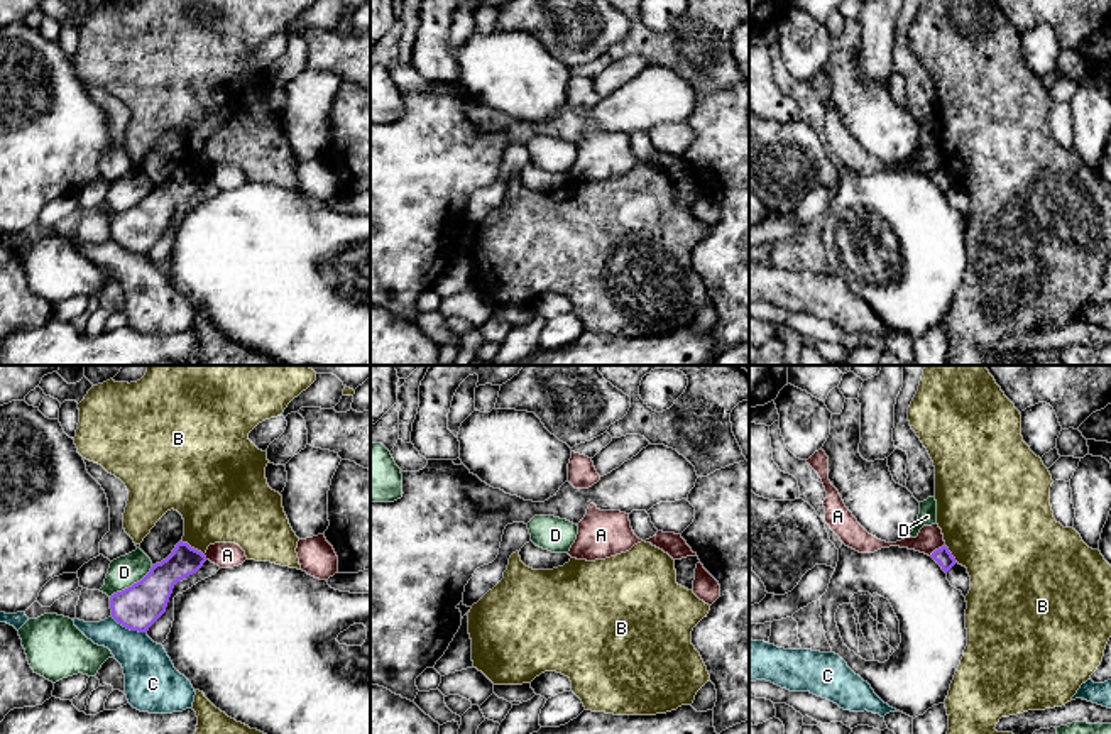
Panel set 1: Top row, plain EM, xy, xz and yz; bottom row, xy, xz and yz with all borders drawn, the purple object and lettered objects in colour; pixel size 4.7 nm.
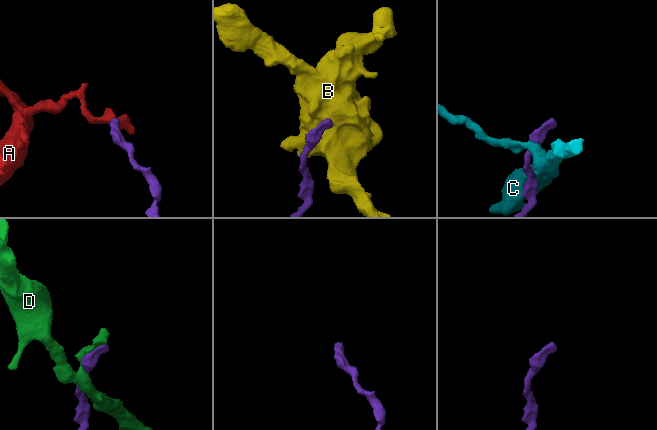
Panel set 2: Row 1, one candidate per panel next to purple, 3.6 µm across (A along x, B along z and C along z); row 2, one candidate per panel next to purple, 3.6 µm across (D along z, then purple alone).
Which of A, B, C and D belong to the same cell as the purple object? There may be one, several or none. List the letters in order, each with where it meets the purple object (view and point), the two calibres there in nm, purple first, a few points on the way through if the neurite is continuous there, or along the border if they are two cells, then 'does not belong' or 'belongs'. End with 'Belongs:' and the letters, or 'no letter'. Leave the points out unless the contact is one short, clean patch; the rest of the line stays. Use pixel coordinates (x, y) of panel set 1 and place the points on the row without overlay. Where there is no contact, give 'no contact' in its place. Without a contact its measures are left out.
A: meets purple in yz at (935, 171); 80 nm thick on the purple side, 120 nm on the other; border along yz (944, 166), (929, 176); does not belong
B: meets purple in xy at (193, 169); 150 nm thick on the purple side, 380 nm on the other; does not belong
C: meets purple in xy at (129, 249); 220 nm thick on the purple side, 240 nm on the other; border along xy (112, 237), (124, 247), (146, 254); does not belong
D: meets purple in xy at (134, 205); 220 nm thick on the purple side, 150 nm on the other; does not belong
Belongs: no letter

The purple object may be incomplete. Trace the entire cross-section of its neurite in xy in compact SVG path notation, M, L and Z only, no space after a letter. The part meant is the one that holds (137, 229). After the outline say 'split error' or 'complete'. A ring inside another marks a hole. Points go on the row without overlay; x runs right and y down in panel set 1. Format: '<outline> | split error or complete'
M179 162L140 203L110 218L112 238L130 252L147 254L166 233L174 206L196 194L205 183L201 173Z | complete

